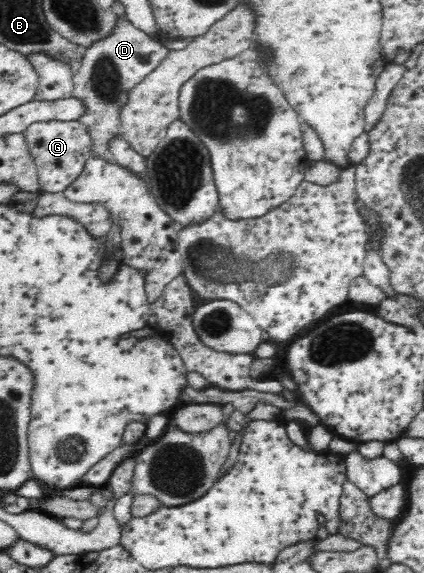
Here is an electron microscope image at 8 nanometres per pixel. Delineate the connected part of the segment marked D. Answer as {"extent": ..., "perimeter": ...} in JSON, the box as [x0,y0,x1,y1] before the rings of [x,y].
{"extent":[73,17,168,157],"perimeter":[[[117,17],[105,37],[82,49],[82,56],[75,66],[73,96],[85,102],[88,109],[78,121],[87,126],[87,132],[94,141],[93,157],[106,157],[108,139],[113,134],[120,135],[119,108],[127,99],[128,89],[153,71],[165,59],[168,51],[162,43],[124,17]]]}

